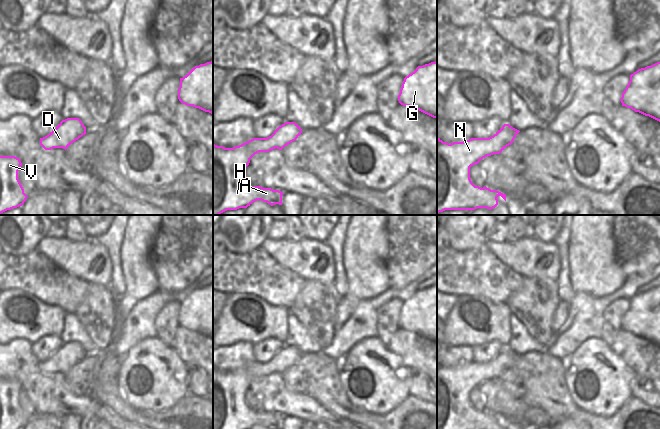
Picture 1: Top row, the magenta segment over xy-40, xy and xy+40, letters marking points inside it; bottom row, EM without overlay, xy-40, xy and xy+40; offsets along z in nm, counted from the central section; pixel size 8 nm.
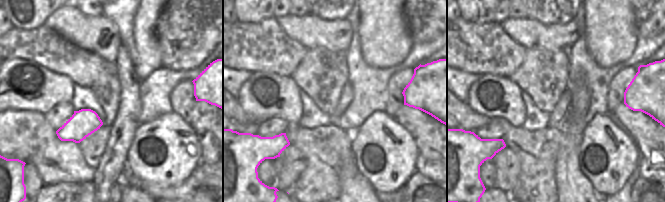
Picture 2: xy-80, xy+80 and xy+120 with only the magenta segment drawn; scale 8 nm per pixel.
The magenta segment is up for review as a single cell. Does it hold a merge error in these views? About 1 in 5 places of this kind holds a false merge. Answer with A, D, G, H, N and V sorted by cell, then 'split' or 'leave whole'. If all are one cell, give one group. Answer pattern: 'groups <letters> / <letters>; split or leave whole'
groups A D G H N V; leave whole

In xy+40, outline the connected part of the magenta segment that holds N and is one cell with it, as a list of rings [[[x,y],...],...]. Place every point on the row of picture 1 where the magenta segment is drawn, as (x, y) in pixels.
[[[504,124],[489,138],[449,144],[437,136],[437,213],[477,208],[491,210],[498,205],[498,196],[506,201],[506,194],[475,186],[470,179],[470,167],[487,156],[500,154],[519,132]]]

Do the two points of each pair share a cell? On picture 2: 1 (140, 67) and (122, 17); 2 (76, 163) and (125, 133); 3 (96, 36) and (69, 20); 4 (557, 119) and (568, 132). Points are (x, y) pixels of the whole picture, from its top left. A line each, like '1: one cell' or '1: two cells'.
1: two cells
2: two cells
3: one cell
4: two cells

